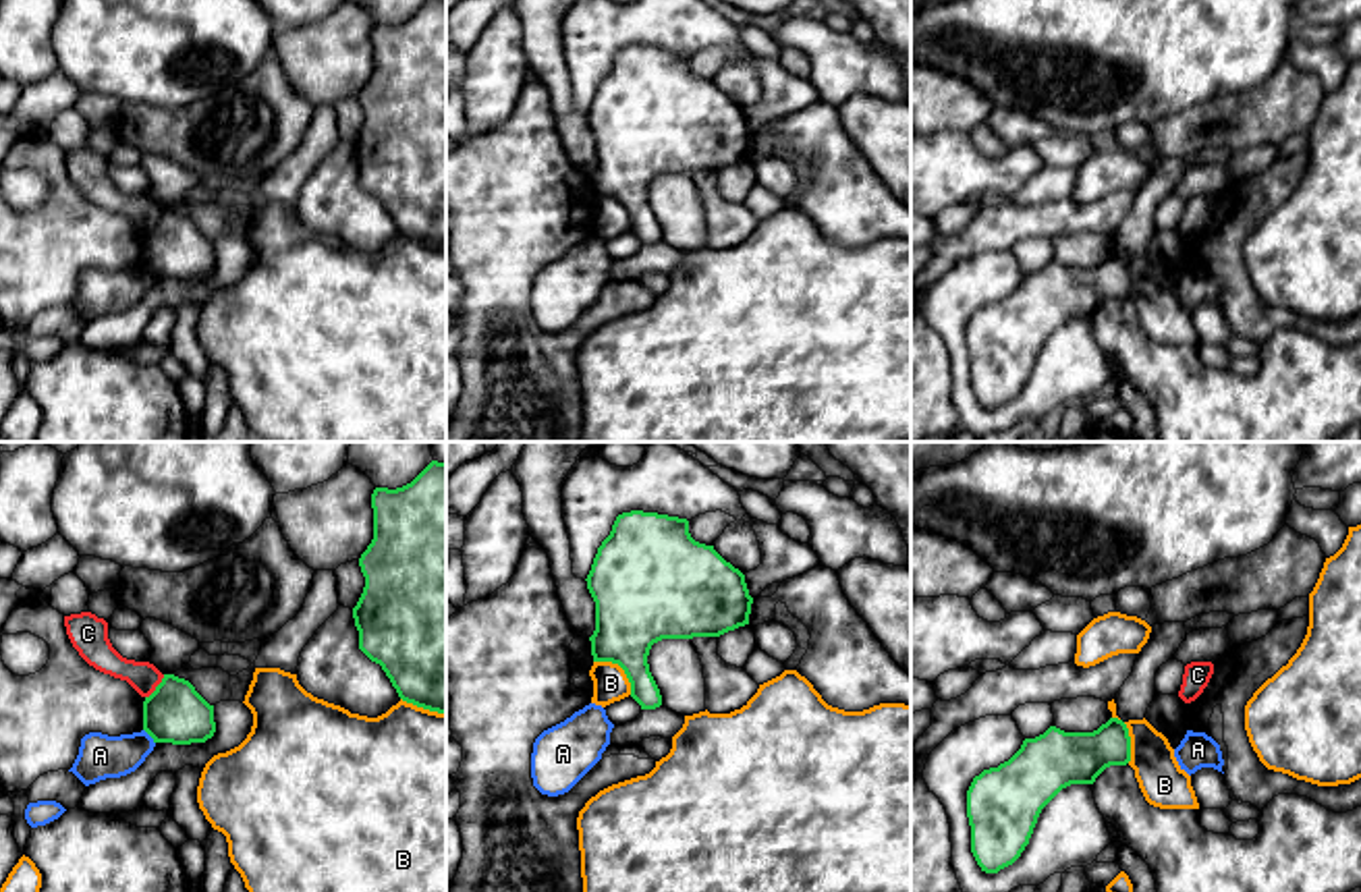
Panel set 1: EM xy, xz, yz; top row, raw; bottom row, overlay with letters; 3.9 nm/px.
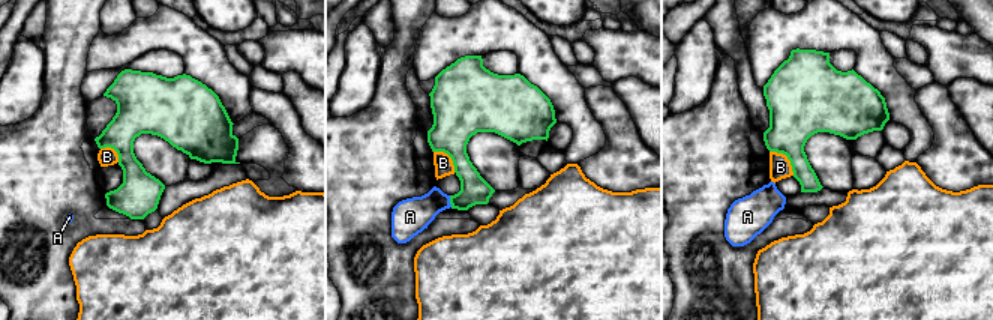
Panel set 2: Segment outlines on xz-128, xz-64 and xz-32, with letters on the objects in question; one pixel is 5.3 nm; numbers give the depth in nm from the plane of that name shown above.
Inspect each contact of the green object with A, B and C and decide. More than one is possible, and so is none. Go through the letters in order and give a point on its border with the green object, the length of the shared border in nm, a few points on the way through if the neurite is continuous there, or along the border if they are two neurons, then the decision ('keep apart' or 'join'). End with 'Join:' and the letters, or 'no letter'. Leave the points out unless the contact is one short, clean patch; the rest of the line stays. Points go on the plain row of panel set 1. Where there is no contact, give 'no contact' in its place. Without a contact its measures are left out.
A: meets green in xy at (150, 270); contact 80 nm long; border along xy (144, 264), (154, 279); keep apart
B: meets green in xz at (621, 202); contact 200 nm long; keep apart
C: meets green in xy at (156, 222); contact 120 nm long; keep apart
Join: no letter

